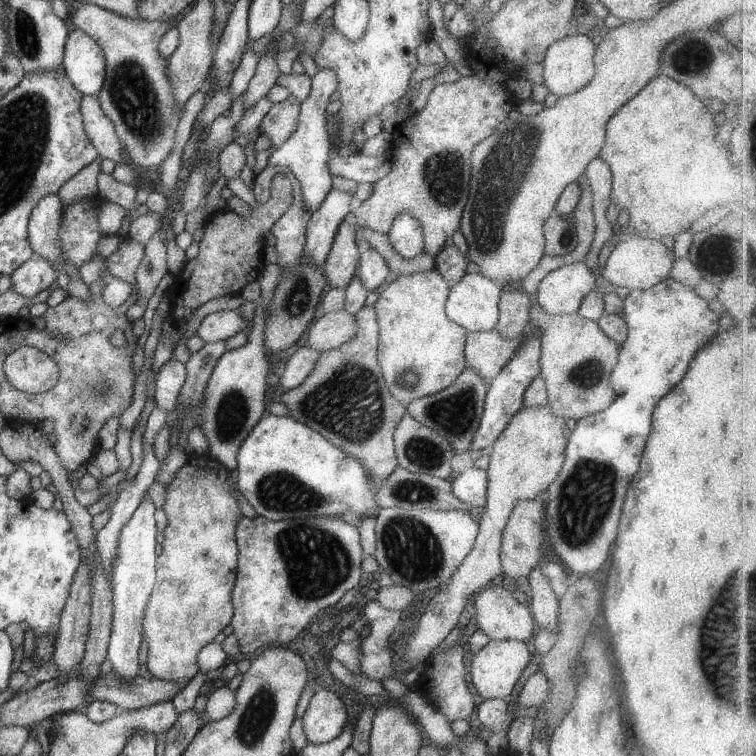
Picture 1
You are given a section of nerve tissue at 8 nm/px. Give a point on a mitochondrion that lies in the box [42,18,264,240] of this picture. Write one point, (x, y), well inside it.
(134, 96)

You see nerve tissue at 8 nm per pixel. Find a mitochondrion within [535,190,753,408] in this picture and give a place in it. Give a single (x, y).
(715, 252)

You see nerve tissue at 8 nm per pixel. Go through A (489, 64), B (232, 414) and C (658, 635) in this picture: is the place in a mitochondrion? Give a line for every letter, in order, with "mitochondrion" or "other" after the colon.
A: other
B: mitochondrion
C: other

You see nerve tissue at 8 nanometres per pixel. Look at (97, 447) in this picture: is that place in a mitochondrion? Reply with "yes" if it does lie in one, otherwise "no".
no

